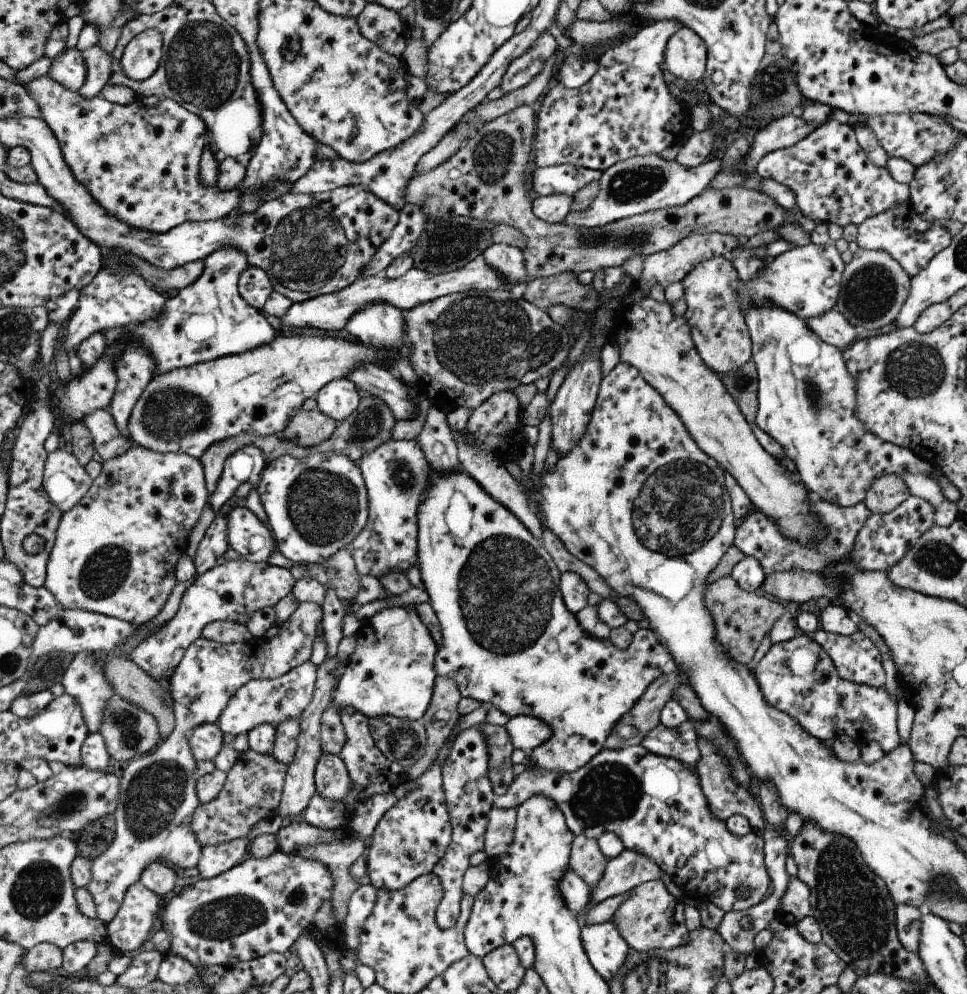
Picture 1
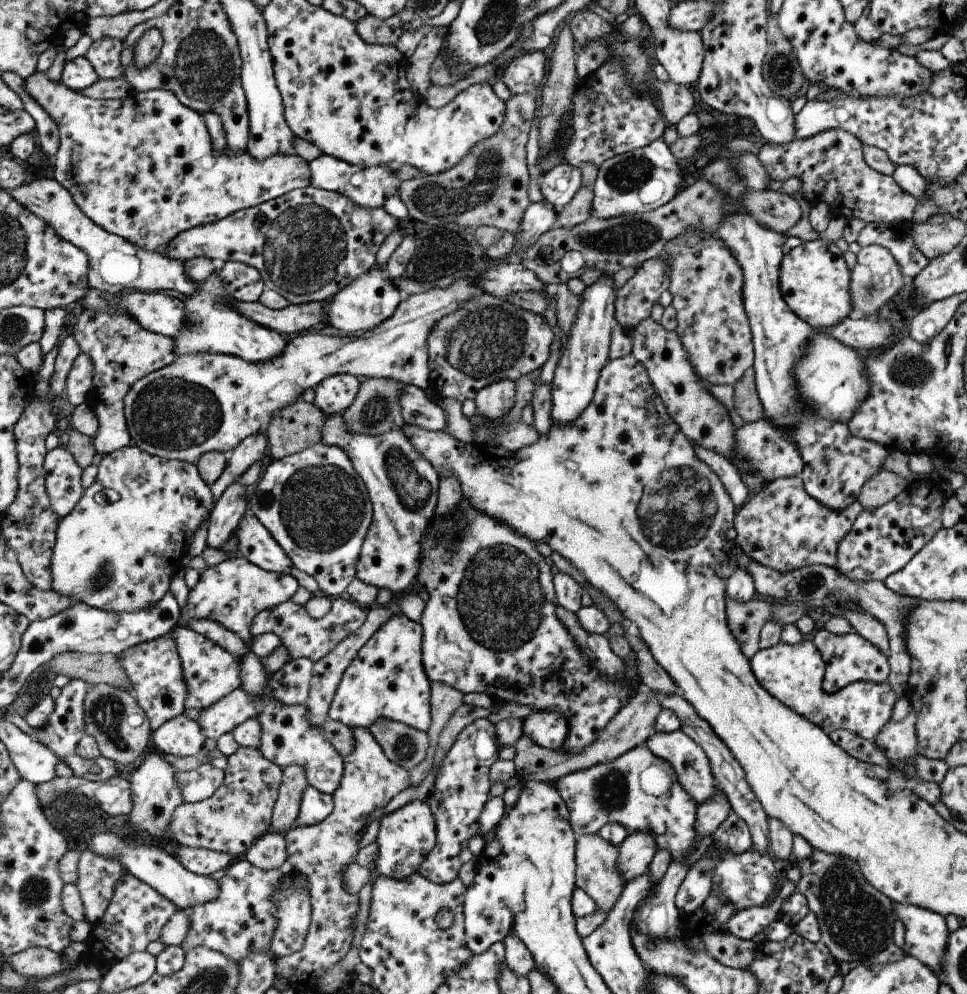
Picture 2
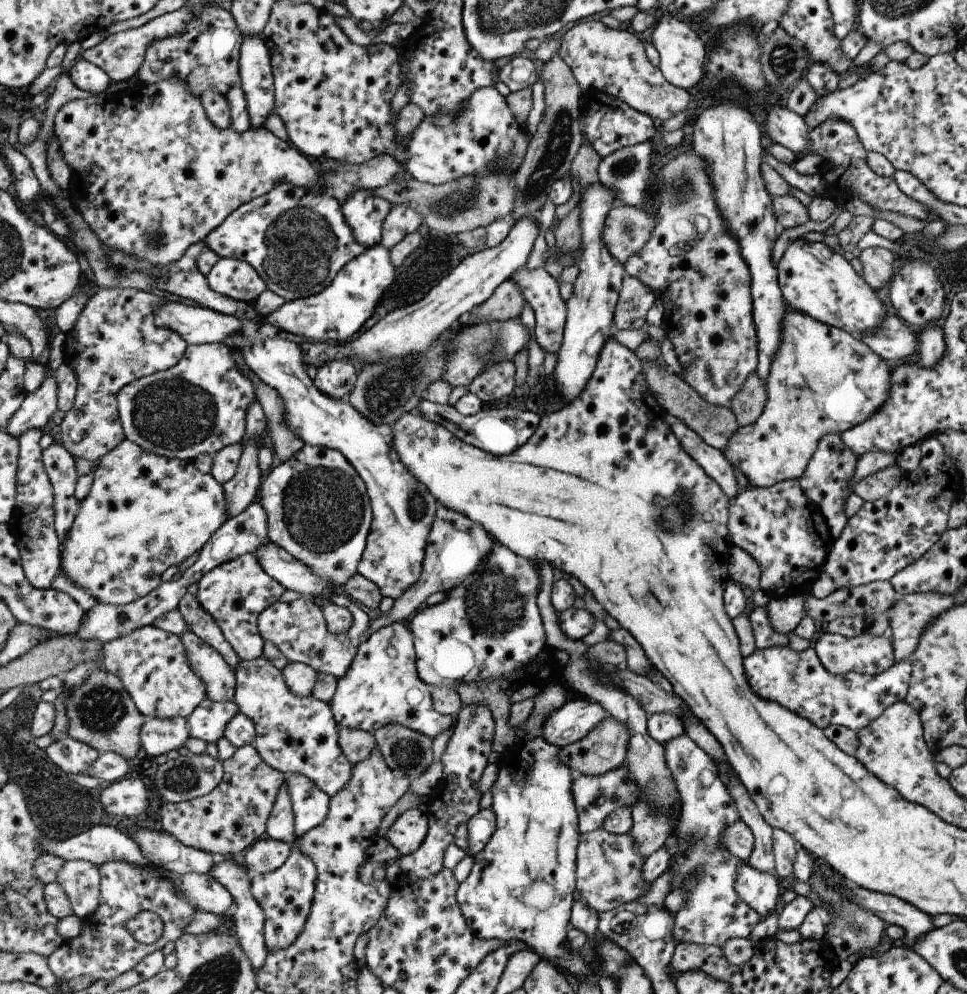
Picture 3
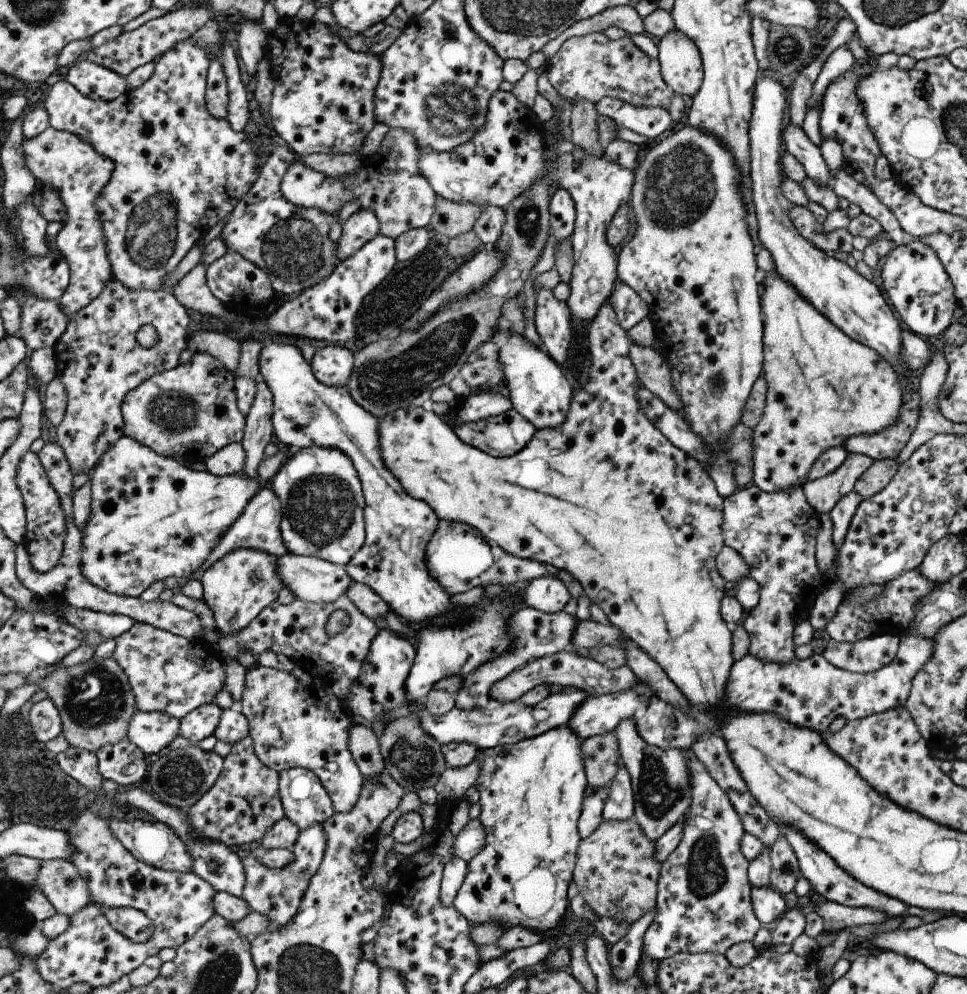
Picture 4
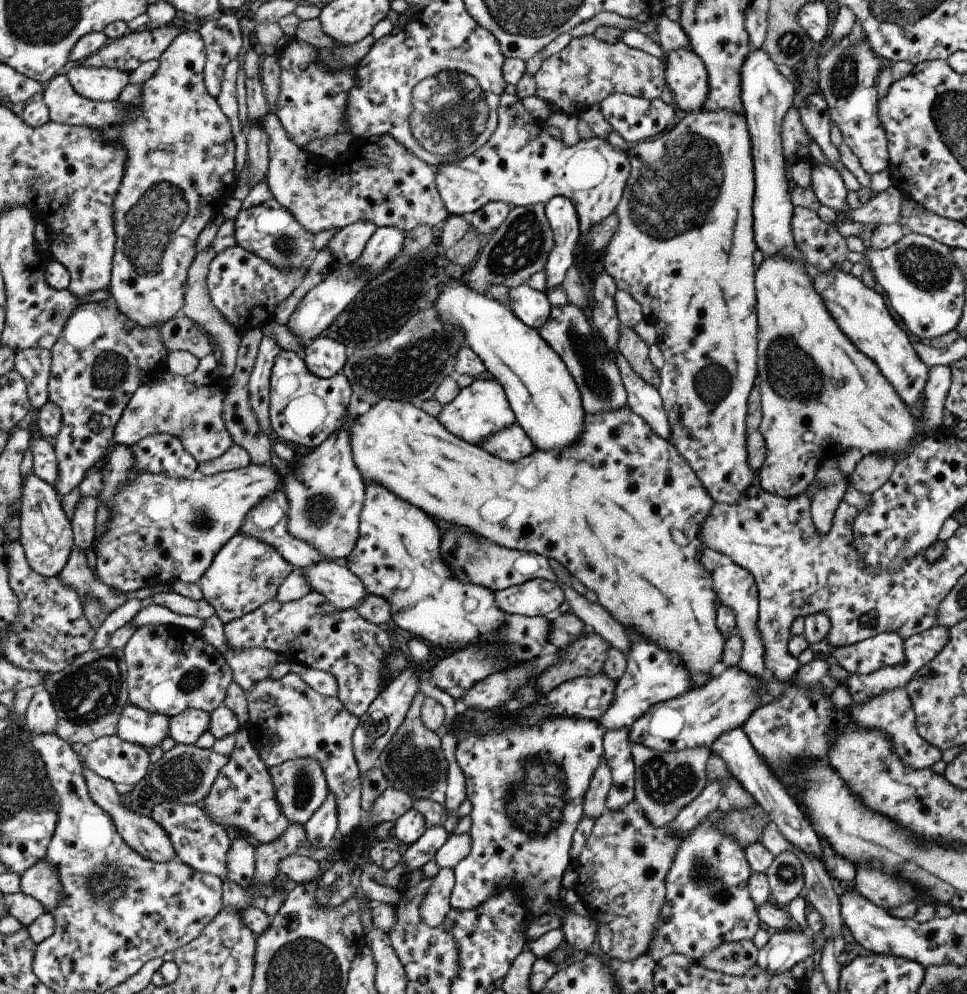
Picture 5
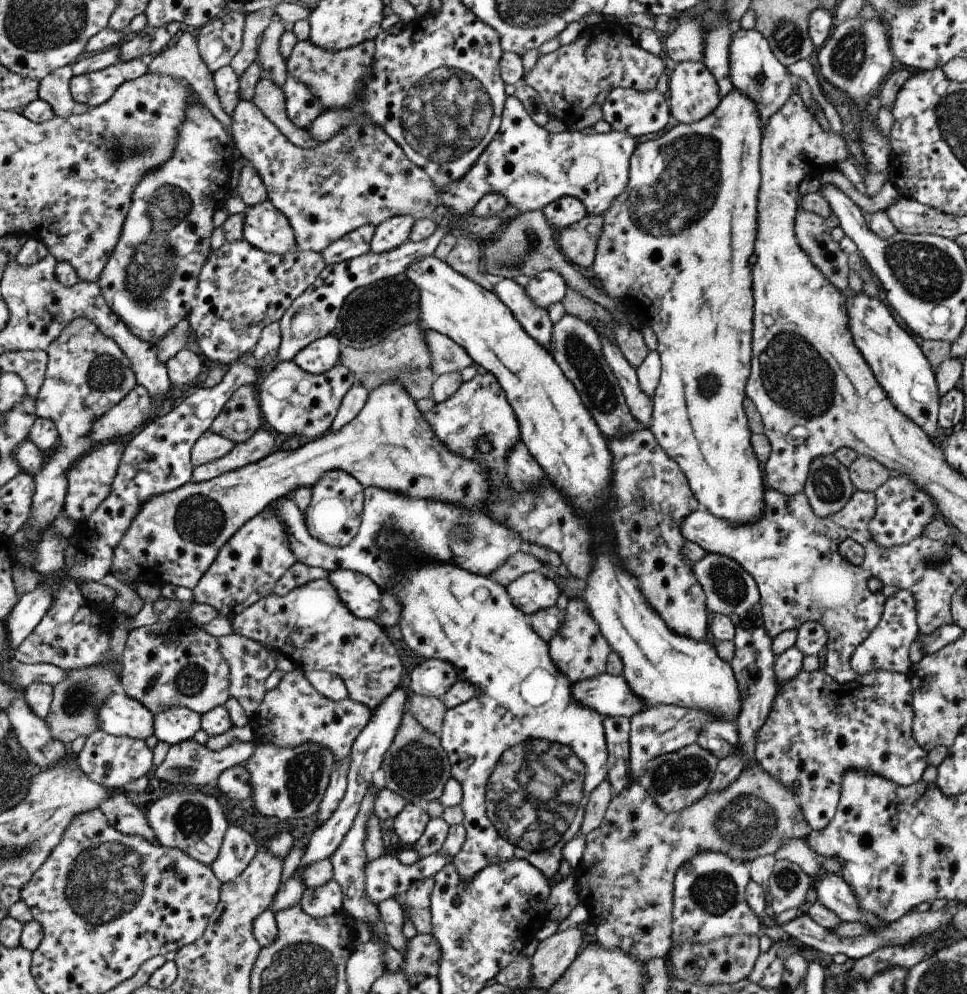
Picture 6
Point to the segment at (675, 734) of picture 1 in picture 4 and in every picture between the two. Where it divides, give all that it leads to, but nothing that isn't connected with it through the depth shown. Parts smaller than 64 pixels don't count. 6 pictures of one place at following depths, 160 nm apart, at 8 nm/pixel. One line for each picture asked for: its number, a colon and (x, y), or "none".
2: (692, 772)
3: (712, 913)
4: (703, 904)

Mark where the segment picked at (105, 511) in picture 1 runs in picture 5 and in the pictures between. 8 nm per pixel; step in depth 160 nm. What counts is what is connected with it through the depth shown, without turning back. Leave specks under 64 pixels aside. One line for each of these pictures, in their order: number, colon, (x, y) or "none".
2: (132, 531)
3: (145, 513)
4: (153, 517)
5: (162, 530)

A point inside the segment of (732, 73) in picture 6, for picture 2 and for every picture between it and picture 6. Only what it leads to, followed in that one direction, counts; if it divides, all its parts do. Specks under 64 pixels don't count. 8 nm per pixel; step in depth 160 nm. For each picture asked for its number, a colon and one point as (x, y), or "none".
2: (813, 279)
3: (814, 280)
4: (853, 304)
5: (765, 95)

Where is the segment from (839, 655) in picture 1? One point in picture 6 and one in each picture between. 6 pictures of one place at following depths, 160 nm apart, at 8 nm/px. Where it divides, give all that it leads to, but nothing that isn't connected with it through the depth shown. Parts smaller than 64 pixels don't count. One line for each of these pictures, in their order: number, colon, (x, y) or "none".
2: (847, 658)
3: (868, 654)
4: (869, 654)
5: (883, 650)
6: (886, 647)

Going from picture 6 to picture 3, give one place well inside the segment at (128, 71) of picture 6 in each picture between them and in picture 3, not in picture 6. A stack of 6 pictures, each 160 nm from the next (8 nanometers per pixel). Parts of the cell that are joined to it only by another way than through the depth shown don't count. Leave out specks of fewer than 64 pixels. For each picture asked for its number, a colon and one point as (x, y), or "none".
3: (86, 75)
4: (95, 81)
5: (104, 84)

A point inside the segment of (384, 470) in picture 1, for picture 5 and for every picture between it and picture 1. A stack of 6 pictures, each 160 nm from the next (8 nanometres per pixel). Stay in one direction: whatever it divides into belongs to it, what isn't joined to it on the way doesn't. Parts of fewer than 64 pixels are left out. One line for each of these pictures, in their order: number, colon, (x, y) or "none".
2: (402, 487)
3: (403, 509)
4: (391, 561)
5: (396, 556)

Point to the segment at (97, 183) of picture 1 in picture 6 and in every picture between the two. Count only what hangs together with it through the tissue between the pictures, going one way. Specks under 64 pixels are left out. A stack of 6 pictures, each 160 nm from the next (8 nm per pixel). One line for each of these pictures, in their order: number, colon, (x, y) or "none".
2: (146, 161)
3: (152, 175)
4: (175, 161)
5: (182, 152)
6: (152, 280)

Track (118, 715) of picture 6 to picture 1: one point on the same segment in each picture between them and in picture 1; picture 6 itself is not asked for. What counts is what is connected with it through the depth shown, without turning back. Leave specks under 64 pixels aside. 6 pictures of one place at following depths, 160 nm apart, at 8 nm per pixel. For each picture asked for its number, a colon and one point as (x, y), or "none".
1: (206, 741)
2: (182, 737)
3: (159, 736)
4: (153, 731)
5: (138, 726)

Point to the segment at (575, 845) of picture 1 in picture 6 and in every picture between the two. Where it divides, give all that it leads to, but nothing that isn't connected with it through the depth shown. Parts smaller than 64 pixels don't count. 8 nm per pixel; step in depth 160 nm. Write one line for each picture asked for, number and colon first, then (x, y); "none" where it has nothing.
2: (595, 873)
3: (607, 875)
4: (614, 872)
5: (620, 872)
6: (624, 879)

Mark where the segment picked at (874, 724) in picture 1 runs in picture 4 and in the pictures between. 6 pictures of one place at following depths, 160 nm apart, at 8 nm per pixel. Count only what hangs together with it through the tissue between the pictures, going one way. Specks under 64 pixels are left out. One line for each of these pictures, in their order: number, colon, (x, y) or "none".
2: (792, 674)
3: (796, 680)
4: (809, 692)

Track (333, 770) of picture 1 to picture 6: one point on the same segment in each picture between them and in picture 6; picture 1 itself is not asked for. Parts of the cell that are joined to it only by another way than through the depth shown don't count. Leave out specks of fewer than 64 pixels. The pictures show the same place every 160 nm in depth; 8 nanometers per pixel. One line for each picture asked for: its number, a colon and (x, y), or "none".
2: (287, 738)
3: (297, 735)
4: (292, 726)
5: (288, 719)
6: (293, 713)

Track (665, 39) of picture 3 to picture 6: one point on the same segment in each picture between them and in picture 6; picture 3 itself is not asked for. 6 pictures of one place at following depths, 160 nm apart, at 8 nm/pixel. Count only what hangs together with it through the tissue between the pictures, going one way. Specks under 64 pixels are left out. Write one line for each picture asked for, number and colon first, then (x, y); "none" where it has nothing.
4: (679, 61)
5: (685, 75)
6: (692, 93)

